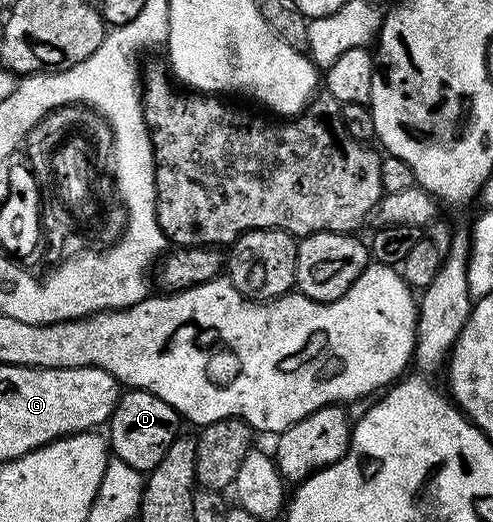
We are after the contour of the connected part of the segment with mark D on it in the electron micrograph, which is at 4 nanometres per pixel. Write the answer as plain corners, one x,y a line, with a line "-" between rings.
127,389
119,397
116,408
108,423
108,445
113,457
132,468
149,472
164,460
164,452
172,448
172,440
180,436
178,430
180,415
176,413
160,396
152,396
152,392

